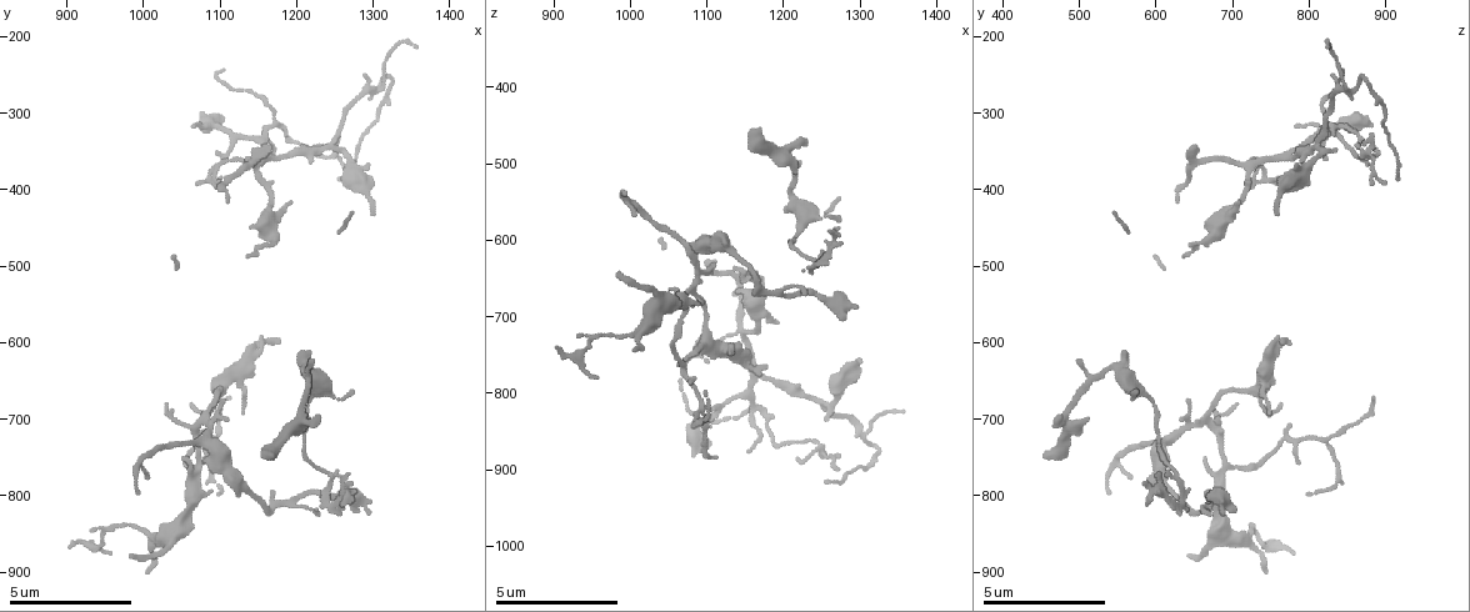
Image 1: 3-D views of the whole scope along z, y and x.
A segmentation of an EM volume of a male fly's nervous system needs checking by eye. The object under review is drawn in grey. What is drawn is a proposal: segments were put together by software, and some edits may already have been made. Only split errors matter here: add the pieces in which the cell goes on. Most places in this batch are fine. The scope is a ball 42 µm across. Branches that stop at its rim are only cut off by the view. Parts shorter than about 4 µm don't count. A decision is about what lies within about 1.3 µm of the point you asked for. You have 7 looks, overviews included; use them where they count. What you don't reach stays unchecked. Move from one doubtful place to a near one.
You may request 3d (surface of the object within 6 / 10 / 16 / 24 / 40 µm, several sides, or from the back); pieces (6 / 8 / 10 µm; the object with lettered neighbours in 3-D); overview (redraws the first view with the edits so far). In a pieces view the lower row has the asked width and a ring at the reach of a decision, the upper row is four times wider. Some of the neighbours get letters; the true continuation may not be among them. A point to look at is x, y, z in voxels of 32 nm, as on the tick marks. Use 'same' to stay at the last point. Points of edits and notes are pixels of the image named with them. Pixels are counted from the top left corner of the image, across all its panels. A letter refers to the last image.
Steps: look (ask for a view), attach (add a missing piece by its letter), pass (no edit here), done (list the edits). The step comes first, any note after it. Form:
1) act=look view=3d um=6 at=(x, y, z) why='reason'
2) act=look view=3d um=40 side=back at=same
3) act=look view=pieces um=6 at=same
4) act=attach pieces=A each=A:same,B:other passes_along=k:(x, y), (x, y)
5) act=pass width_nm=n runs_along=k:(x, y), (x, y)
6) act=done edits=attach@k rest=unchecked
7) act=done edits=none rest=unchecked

act=look view=pieces um=6 at=(1300, 430, 760) why='branch stops here'

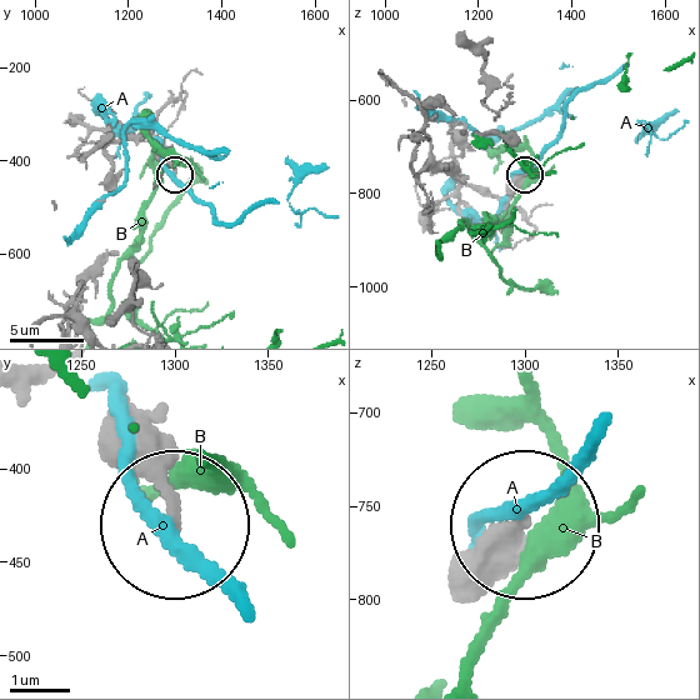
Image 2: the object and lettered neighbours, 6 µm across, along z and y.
act=pass each=A:other,B:other found='no lettered piece goes on from it'

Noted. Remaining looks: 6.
act=look view=pieces um=8 at=(1110, 675, 880) why='branch stops here'

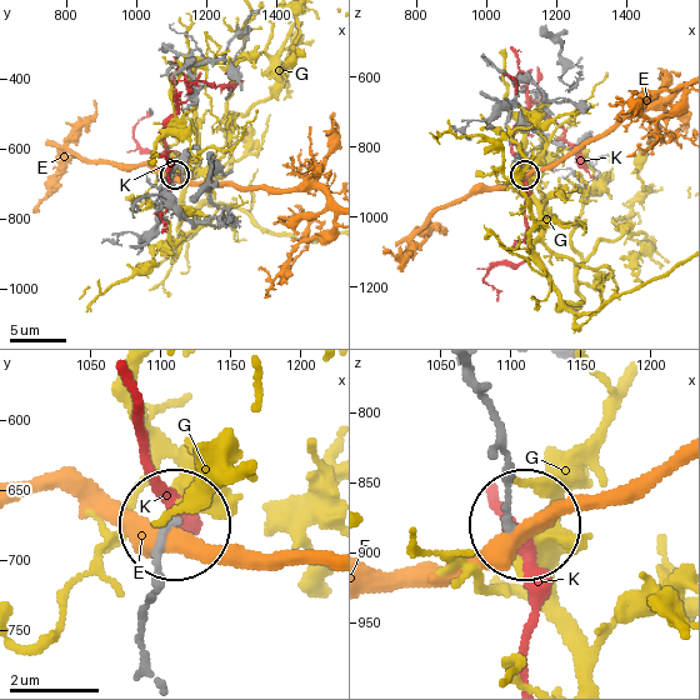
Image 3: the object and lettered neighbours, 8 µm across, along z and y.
act=pass each=E:other,G:other,K:other runs_along=3:(153, 595), (168, 524) found='no lettered piece goes on from it'

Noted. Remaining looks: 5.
act=look view=pieces um=8 at=(1005, 895, 745) why='free end'

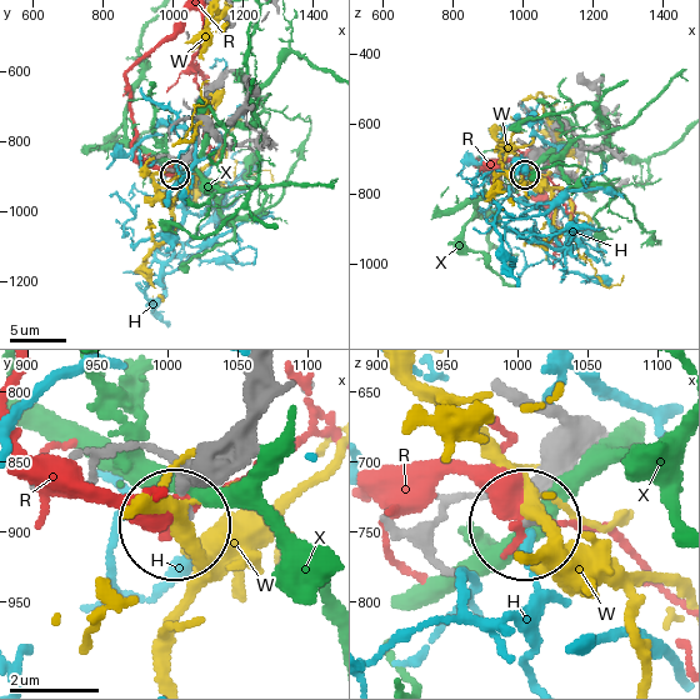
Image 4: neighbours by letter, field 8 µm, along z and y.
act=pass each=H:other,R:other,W:other,X:other found='none of them fits'

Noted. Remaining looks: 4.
act=look view=pieces um=10 at=(1025, 685, 705) why='an open end'

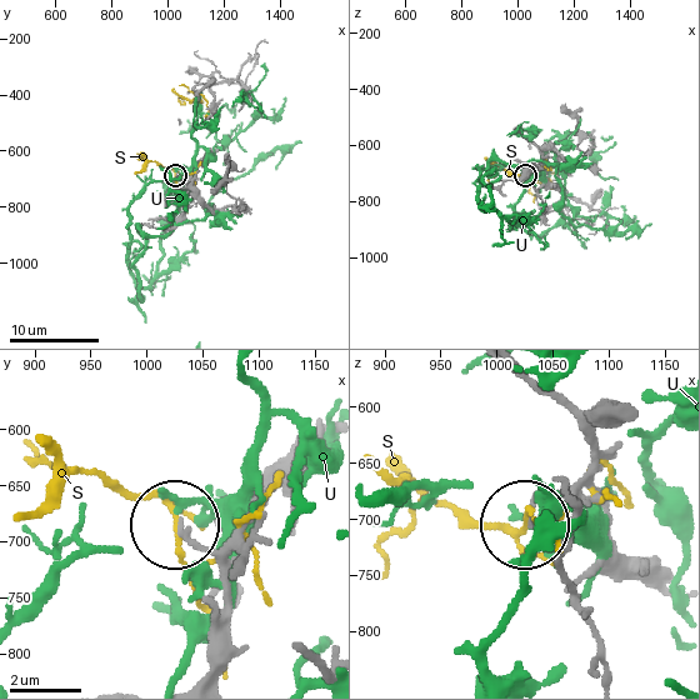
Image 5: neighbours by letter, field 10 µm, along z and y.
act=pass width_nm=110 each=S:other,U:other found='none of them fits'

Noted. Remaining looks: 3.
act=done edits=none rest=unchecked

